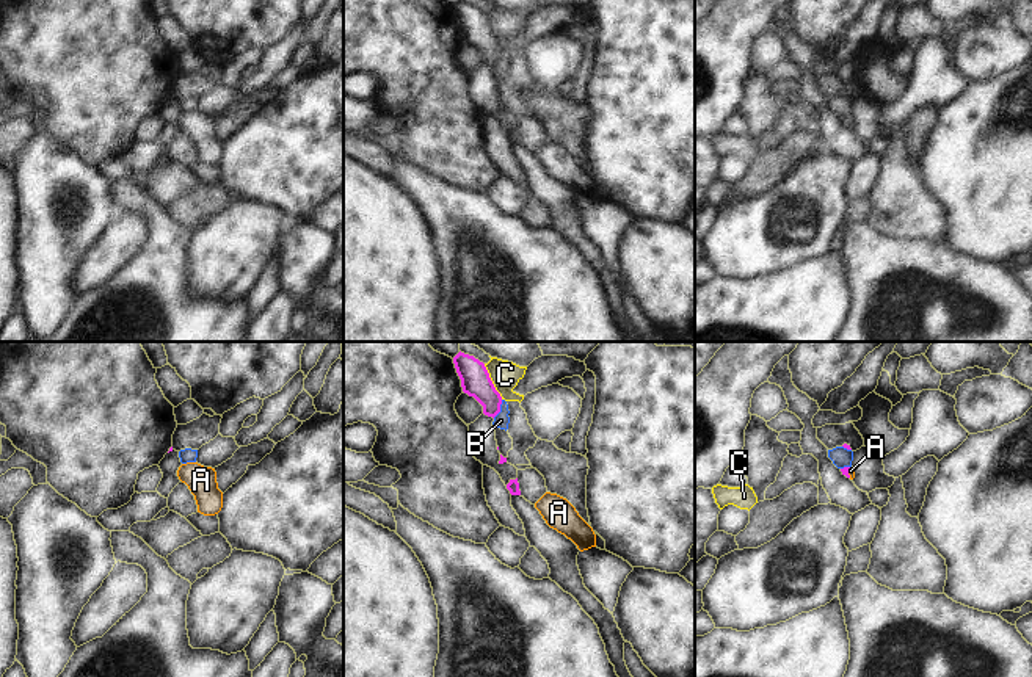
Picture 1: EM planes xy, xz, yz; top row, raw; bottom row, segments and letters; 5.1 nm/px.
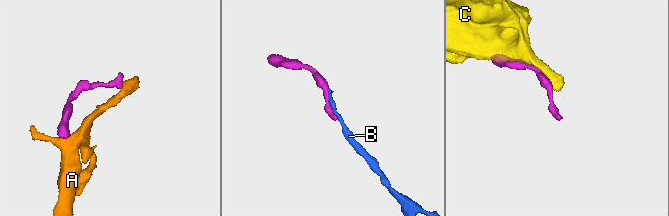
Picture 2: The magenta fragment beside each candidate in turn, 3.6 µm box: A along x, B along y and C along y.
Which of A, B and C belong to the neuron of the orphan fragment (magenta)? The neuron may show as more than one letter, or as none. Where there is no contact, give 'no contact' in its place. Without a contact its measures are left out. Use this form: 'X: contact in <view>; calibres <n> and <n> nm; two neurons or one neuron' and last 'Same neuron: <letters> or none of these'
A: contact in yz; calibres 40 and 30 nm; one neuron
B: contact in xz; calibres 150 and 80 nm; two neurons
C: contact in xz; calibres 150 and 150 nm; two neurons
Same neuron: A

